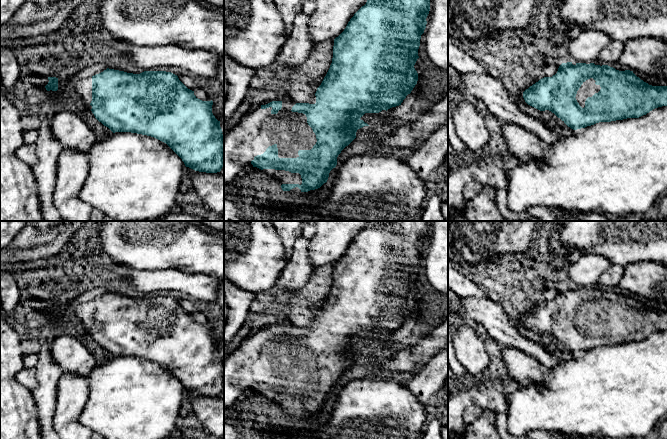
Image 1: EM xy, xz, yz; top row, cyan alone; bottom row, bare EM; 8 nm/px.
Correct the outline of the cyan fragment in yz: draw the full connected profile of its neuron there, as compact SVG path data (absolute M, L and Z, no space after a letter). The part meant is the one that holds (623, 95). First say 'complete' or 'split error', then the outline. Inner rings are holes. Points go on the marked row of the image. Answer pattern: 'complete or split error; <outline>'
split error; M562 63L552 77L544 77L523 92L525 102L540 110L549 110L573 130L599 122L639 118L655 108L667 106L667 86L652 86L633 71L619 71L594 63Z

